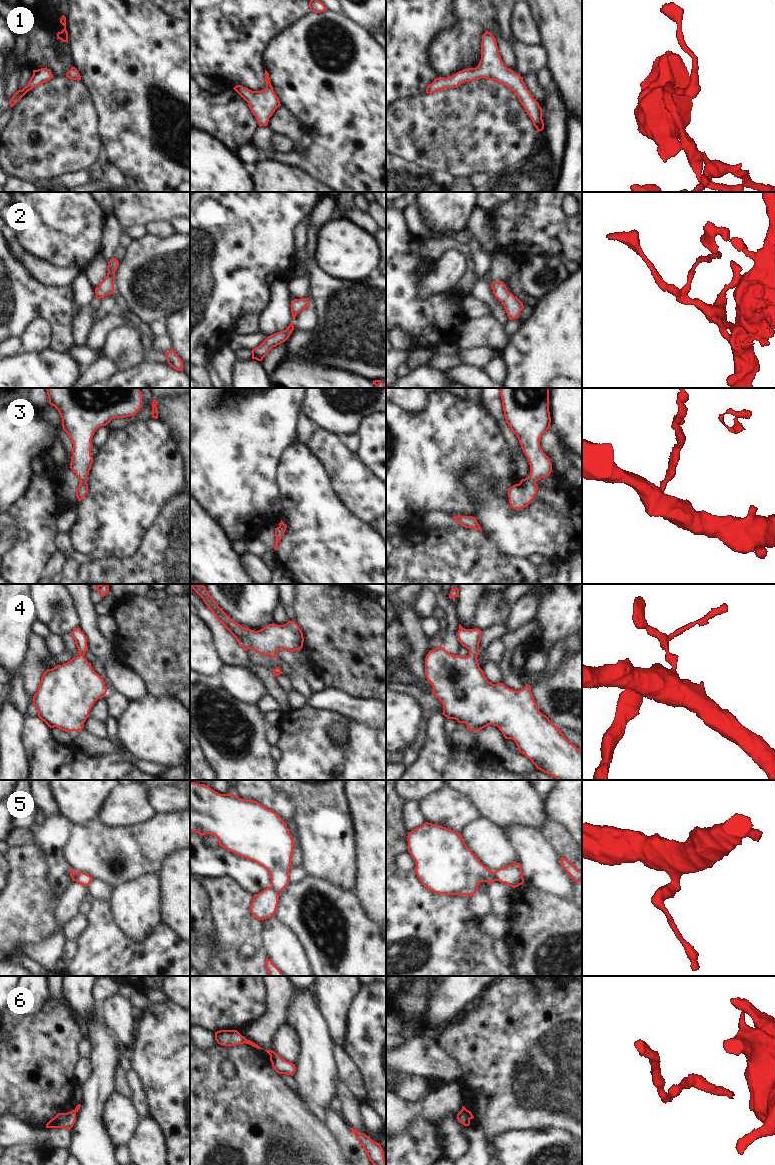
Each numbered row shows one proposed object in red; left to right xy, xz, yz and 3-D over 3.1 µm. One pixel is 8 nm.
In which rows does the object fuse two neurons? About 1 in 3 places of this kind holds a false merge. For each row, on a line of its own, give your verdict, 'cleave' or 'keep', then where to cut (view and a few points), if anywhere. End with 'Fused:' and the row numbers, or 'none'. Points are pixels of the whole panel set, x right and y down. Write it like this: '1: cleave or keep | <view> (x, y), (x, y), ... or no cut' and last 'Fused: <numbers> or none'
1: keep | no cut
2: keep | no cut
3: keep | no cut
4: keep | no cut
5: cleave | yz (493, 873), (497, 880)
6: cleave | yz (461, 1110), (465, 1111), (470, 1118)
Fused: 5, 6

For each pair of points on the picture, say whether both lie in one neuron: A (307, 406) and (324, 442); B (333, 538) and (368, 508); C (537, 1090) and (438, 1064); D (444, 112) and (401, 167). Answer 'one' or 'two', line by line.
A: two
B: two
C: two
D: two

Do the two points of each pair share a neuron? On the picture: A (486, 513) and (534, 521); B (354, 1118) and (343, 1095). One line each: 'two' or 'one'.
A: one
B: one

